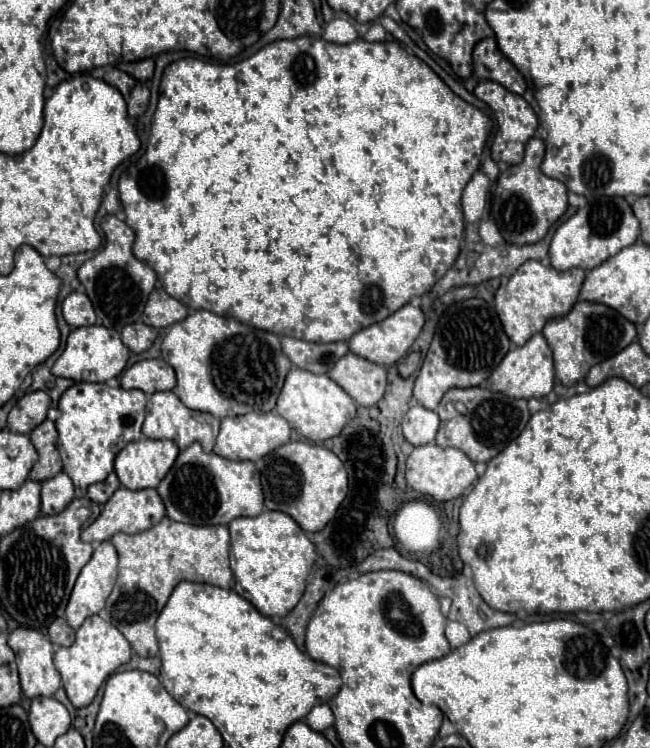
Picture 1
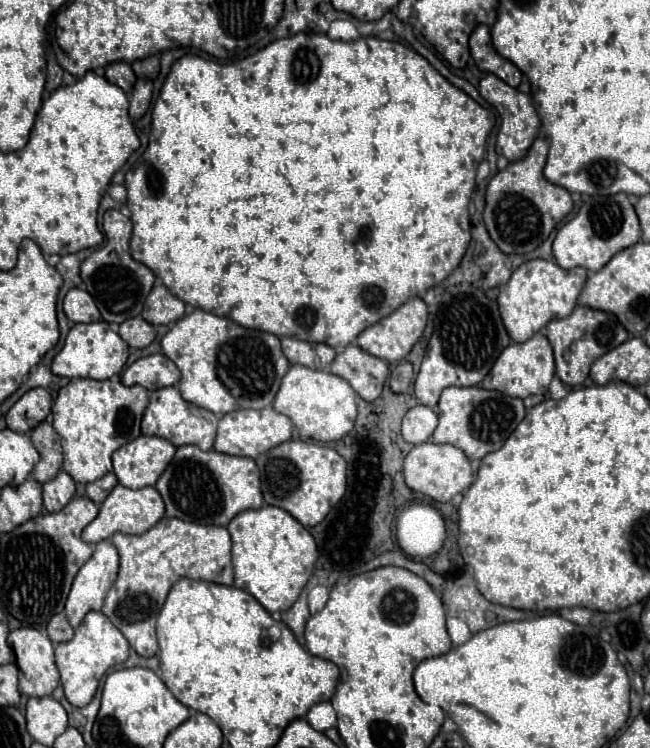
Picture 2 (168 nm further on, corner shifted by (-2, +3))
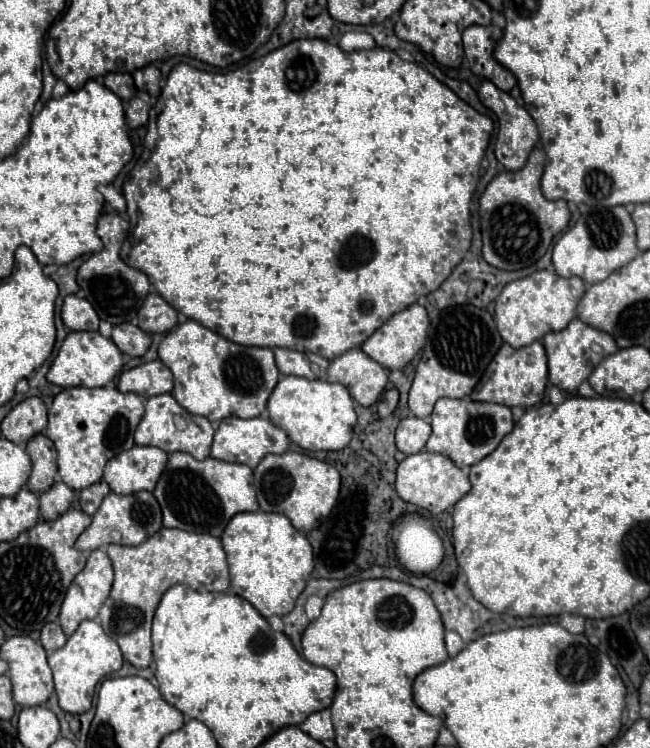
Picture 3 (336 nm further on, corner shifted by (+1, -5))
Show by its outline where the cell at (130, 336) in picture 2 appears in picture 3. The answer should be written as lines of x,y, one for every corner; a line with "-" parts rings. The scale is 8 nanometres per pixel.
130,322
114,326
112,340
128,356
144,356
150,348
150,336

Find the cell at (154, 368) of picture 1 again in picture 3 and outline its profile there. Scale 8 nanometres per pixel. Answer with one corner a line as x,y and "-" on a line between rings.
160,360
140,364
132,370
122,372
118,378
120,392
134,392
140,394
142,398
166,394
172,392
172,388
174,388
174,376
170,368

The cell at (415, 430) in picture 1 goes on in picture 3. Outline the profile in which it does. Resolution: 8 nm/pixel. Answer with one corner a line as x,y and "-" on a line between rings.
410,414
410,416
402,418
400,424
398,424
396,446
404,454
418,454
418,452
424,450
430,434
432,434
430,422

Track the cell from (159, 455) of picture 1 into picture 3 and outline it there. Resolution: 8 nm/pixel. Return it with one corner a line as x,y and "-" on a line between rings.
134,446
112,460
104,468
104,480
116,494
136,494
142,490
152,492
168,454
156,446

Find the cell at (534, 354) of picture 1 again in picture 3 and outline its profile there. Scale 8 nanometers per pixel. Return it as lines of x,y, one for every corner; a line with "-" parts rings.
532,342
524,348
512,348
510,344
502,344
490,366
472,392
472,400
478,402
496,402
508,408
522,406
532,408
544,398
544,390
548,384
548,362
542,342

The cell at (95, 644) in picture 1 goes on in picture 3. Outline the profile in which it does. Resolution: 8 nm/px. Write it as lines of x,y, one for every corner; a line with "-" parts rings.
84,620
78,630
68,638
66,646
48,656
48,664
54,674
60,708
70,714
82,714
92,706
92,694
96,684
106,674
118,672
122,668
122,652
96,620

